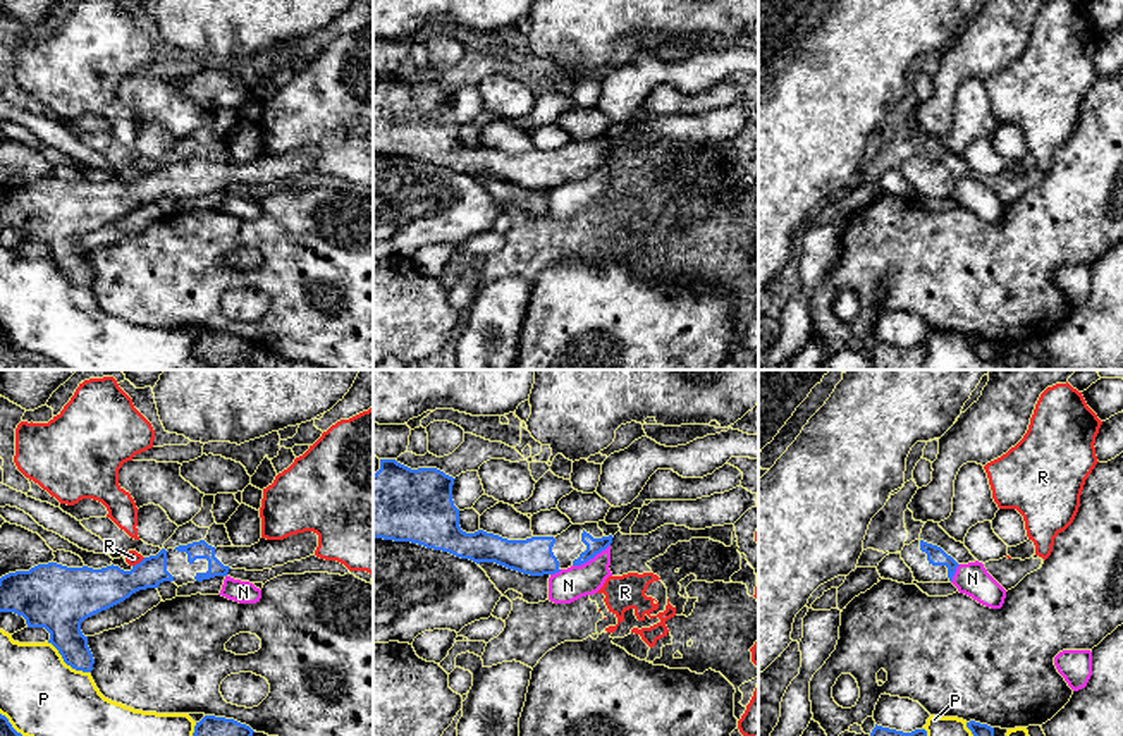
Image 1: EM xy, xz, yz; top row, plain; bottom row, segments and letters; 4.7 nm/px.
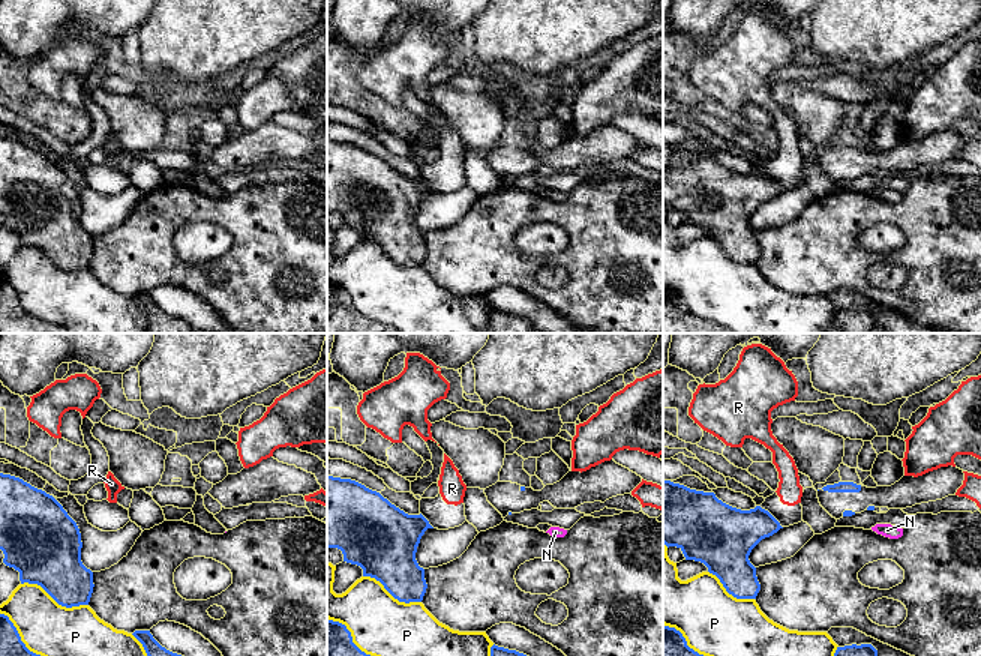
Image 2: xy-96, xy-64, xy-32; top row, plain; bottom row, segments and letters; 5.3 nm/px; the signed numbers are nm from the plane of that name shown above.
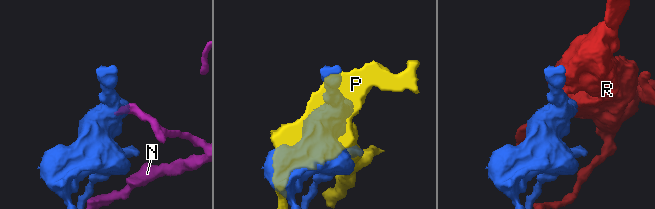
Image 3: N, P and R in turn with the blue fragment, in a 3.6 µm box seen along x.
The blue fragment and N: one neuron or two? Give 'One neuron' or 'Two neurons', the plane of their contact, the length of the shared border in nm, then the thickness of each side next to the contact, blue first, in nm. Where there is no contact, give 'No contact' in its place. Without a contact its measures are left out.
Two neurons. Touches blue in xz. Shared border 200 nm. Thickness 80 nm (blue) against 160 nm

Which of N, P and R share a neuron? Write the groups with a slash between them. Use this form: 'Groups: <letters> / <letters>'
Groups: N / P / R

